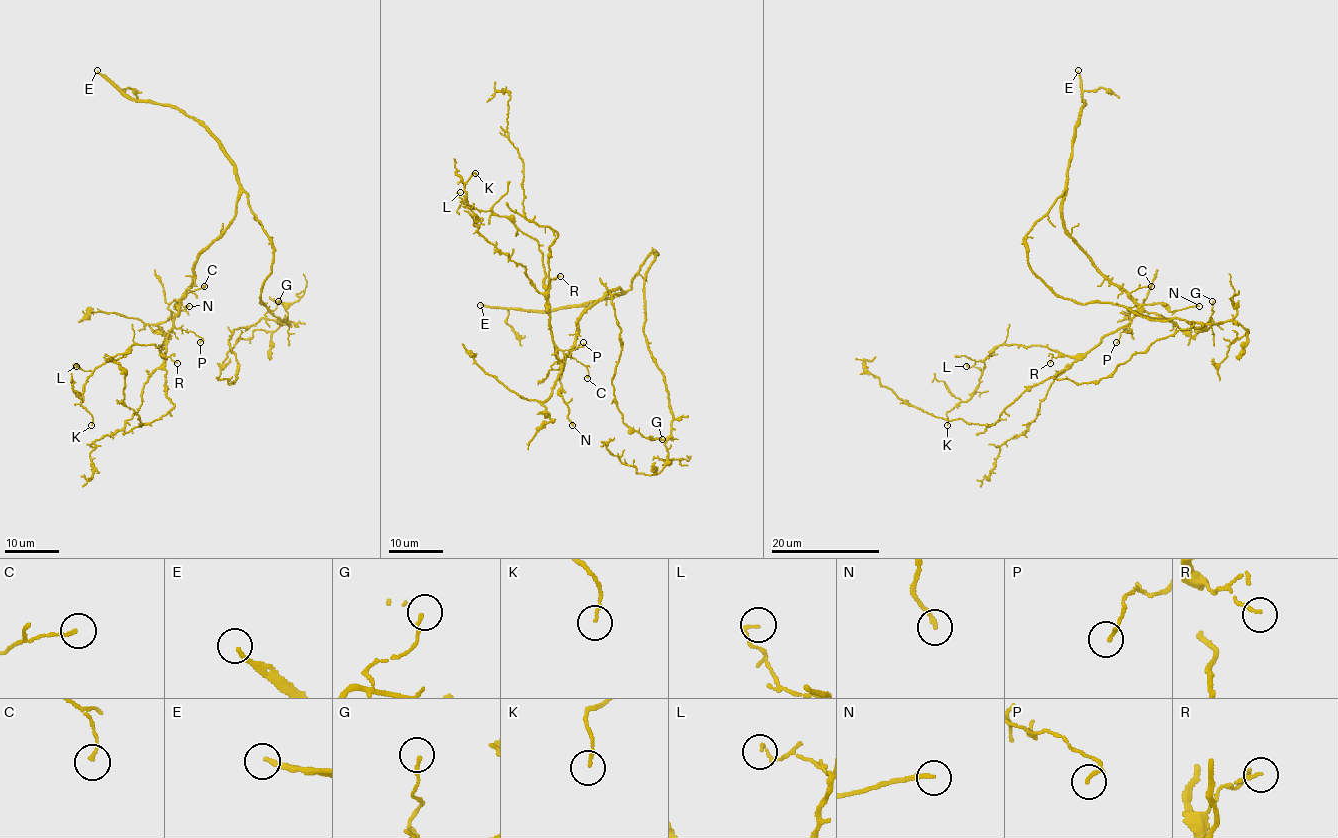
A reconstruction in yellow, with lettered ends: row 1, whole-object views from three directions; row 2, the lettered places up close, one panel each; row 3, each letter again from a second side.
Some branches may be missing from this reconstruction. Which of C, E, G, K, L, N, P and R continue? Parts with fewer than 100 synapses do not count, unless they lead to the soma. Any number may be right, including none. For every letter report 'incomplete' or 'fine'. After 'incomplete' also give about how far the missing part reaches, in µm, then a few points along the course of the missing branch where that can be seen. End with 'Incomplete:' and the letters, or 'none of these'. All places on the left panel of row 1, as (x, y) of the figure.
C: fine
E: incomplete | 170 µm
G: fine
K: fine
L: fine
N: fine
P: fine
R: fine
Incomplete: E

